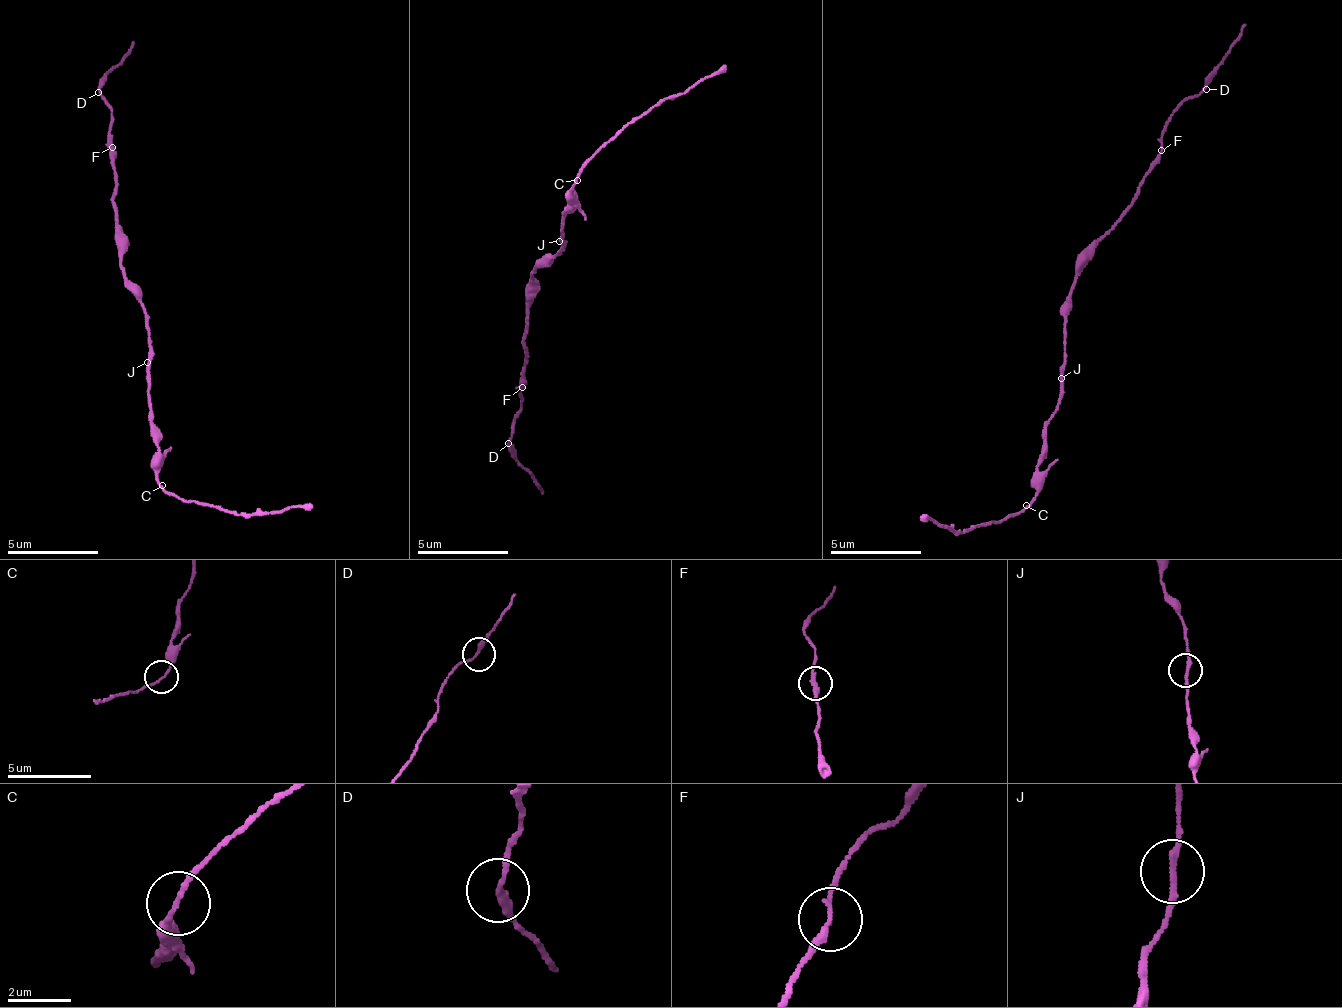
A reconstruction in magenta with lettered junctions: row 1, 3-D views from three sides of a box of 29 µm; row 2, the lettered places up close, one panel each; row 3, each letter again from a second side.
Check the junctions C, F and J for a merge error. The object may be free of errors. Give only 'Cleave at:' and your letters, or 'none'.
Cleave at: none

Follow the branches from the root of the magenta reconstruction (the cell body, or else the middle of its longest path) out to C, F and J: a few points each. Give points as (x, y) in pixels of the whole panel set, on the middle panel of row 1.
C: (554, 255), (559, 254), (564, 243), (560, 224), (570, 207), (571, 184), (576, 179)
F: (554, 255), (553, 260), (540, 262), (530, 275), (523, 386)
J: (554, 255), (559, 254), (564, 243), (559, 241)

